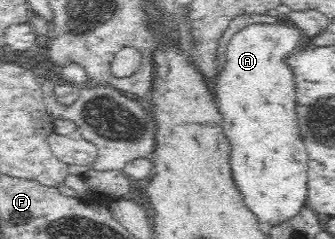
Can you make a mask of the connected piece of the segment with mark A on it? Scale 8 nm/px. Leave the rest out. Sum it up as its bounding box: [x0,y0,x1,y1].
[212,19,306,223]

